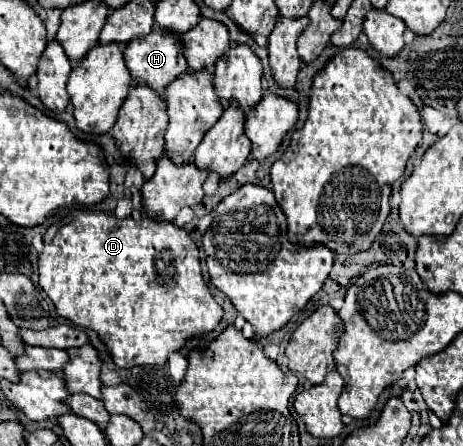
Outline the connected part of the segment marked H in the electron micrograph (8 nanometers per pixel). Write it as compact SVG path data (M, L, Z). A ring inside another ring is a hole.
M155 28L153 34L147 34L145 38L137 38L125 46L125 66L131 74L131 86L149 86L159 96L165 92L165 88L179 78L179 74L185 72L185 56L181 50L181 42L173 32Z

